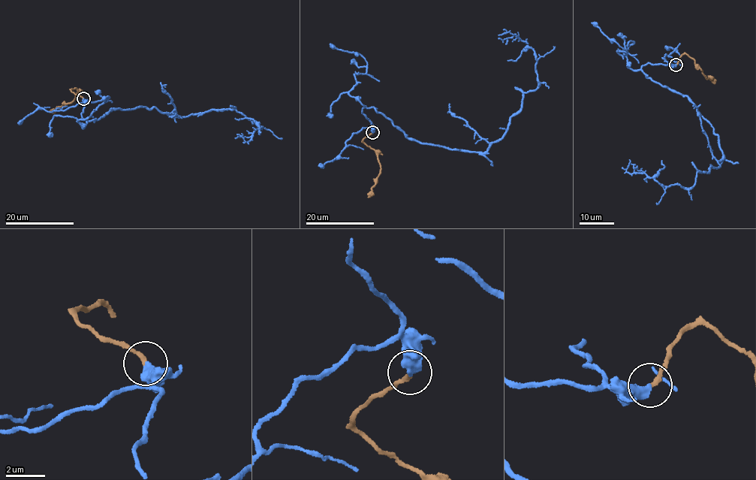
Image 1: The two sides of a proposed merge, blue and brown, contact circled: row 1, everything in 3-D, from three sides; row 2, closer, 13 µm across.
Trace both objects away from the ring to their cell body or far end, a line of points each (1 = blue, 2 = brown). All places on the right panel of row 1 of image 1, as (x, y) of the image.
1: (676, 64), (641, 68), (685, 95), (713, 128), (721, 166), (698, 171), (685, 188), (627, 171), (629, 159)
2: (676, 64), (685, 54), (691, 58), (705, 76), (714, 80)

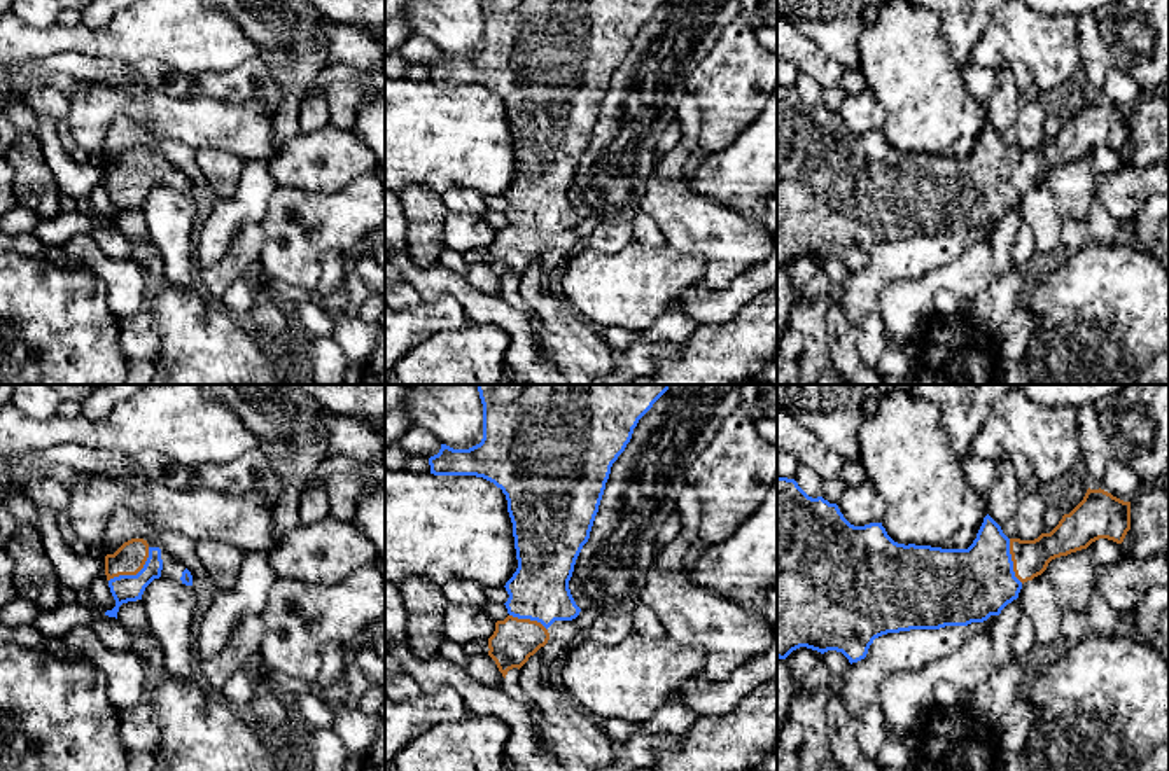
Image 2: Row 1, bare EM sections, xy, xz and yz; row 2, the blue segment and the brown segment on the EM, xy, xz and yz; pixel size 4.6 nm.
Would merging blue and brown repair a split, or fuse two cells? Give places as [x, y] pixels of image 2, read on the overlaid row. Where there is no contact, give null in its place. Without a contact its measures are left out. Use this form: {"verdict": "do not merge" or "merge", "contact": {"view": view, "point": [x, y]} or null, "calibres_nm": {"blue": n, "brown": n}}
{"verdict": "merge", "contact": {"view": "xy", "point": [137, 574]}, "calibres_nm": {"blue": 130, "brown": 140}}

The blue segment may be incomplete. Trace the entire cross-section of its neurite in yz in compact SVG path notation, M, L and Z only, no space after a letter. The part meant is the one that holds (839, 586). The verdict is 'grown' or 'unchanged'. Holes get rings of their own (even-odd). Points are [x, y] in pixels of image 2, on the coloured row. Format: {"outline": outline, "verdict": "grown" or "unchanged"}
{"outline": "M777 477L777 657L786 659L793 650L807 647L821 654L828 650L842 652L849 663L858 663L866 657L870 645L875 638L887 633L900 633L910 629L940 629L945 626L968 626L971 622L984 622L990 615L999 615L1001 610L1018 598L1022 584L1041 575L1048 563L1055 558L1068 556L1071 552L1087 549L1099 538L1108 538L1122 544L1130 530L1130 502L1124 502L1104 490L1087 490L1083 500L1069 512L1064 514L1059 524L1050 533L1041 533L1034 540L1008 538L1001 526L987 514L976 533L976 538L968 549L942 549L931 545L898 544L894 542L882 523L870 523L864 526L850 524L840 512L836 504L830 504L822 497L808 497L794 479Z", "verdict": "grown"}

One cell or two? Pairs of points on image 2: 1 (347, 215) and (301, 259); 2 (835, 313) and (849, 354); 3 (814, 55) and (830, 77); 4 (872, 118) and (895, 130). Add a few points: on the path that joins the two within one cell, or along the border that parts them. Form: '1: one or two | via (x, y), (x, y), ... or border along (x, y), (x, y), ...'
1: one | via (336, 224), (312, 249)
2: one | via (837, 324), (842, 343)
3: one | via (814, 60), (826, 72)
4: two | border along (867, 86), (886, 114), (881, 130)

